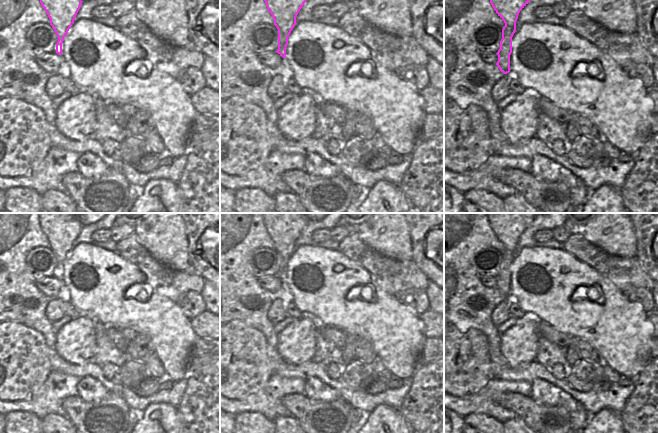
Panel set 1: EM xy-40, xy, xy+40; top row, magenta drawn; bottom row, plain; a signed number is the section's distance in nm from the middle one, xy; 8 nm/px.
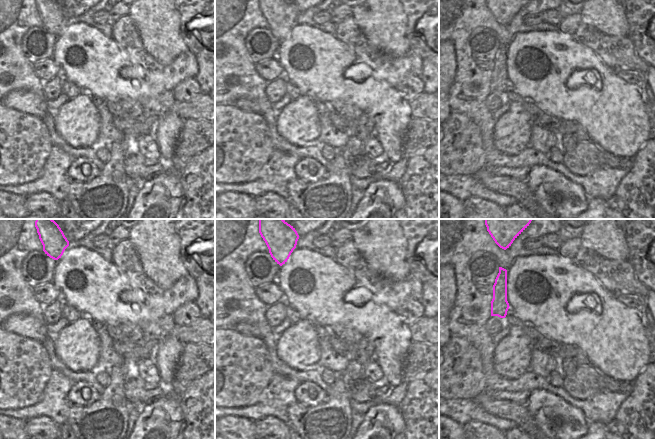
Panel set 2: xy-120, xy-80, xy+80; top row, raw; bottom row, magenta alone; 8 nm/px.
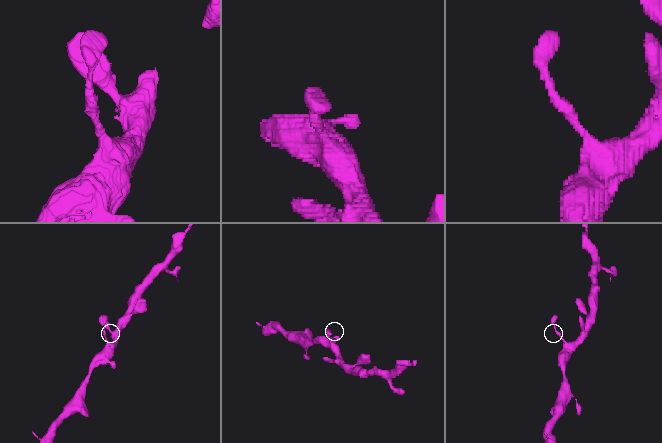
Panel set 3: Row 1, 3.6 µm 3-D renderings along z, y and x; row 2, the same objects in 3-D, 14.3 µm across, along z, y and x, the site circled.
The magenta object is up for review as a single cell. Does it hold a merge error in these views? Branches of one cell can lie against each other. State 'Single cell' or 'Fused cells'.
Single cell.

